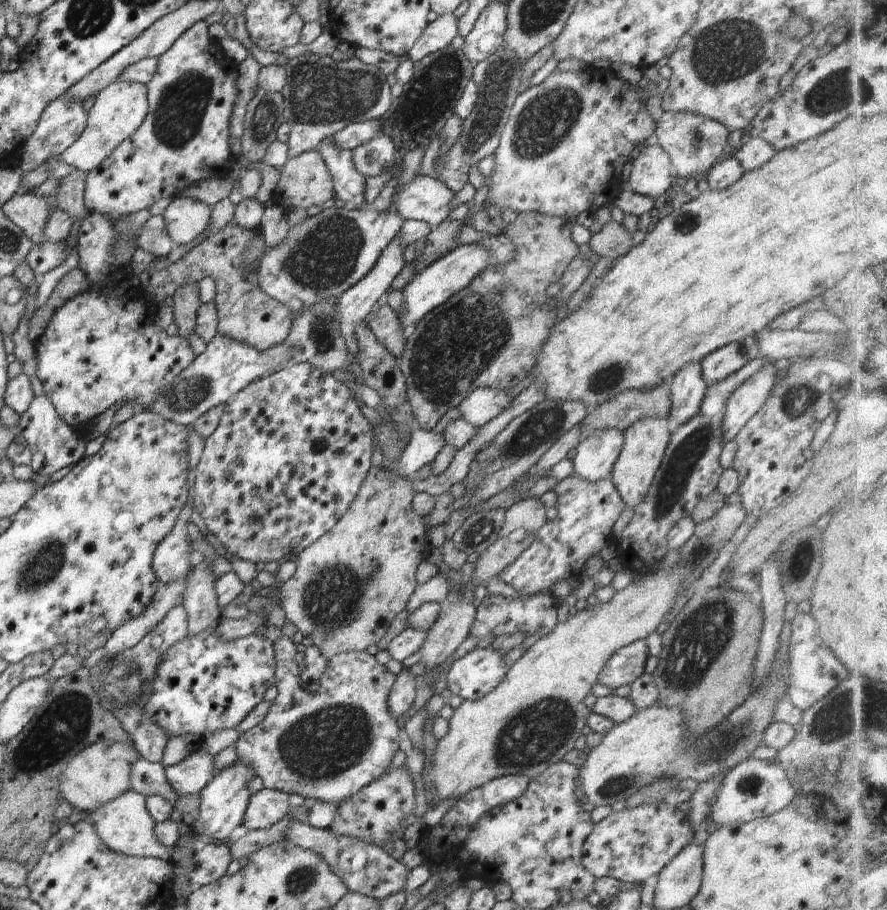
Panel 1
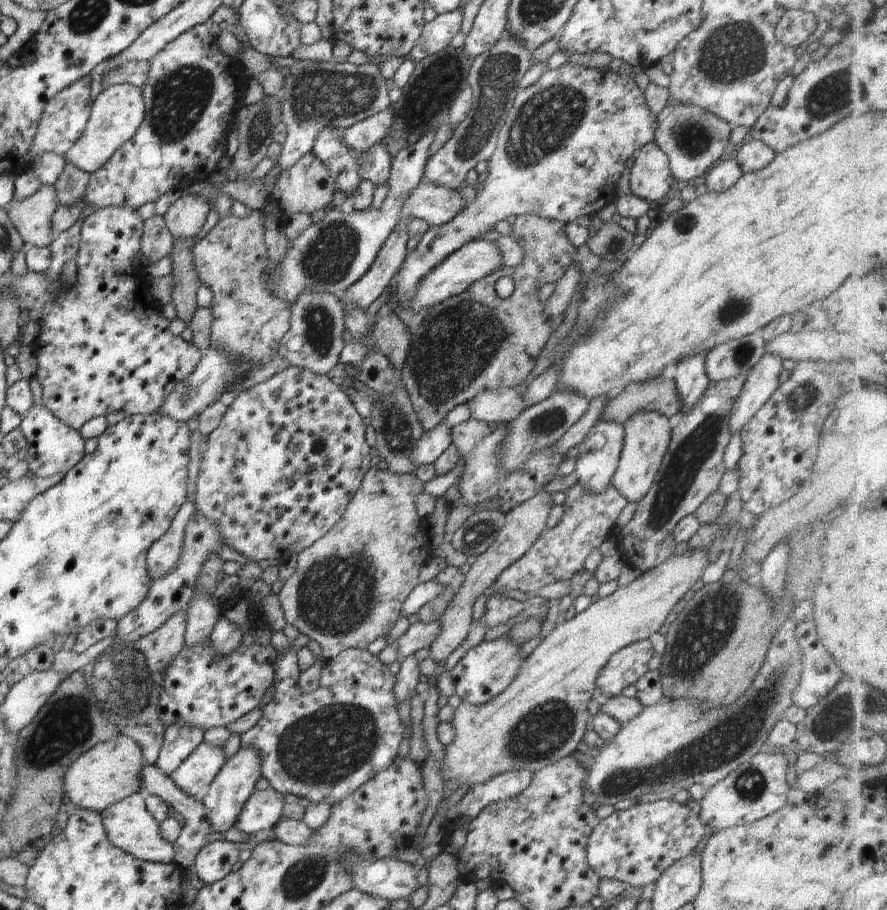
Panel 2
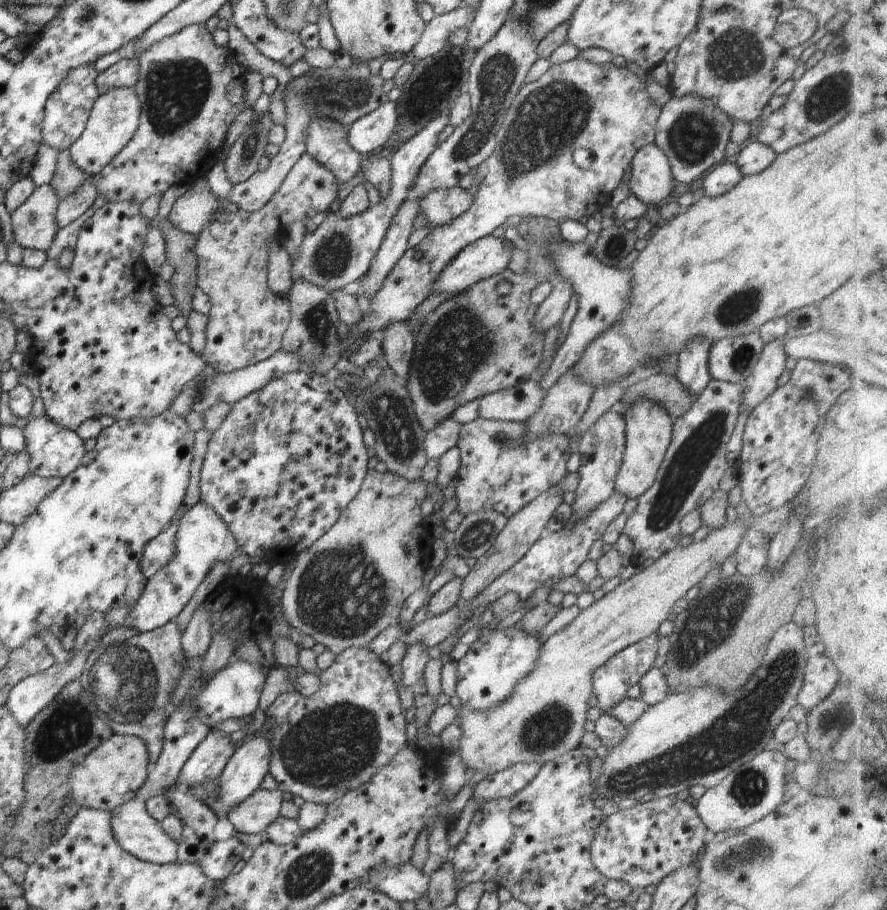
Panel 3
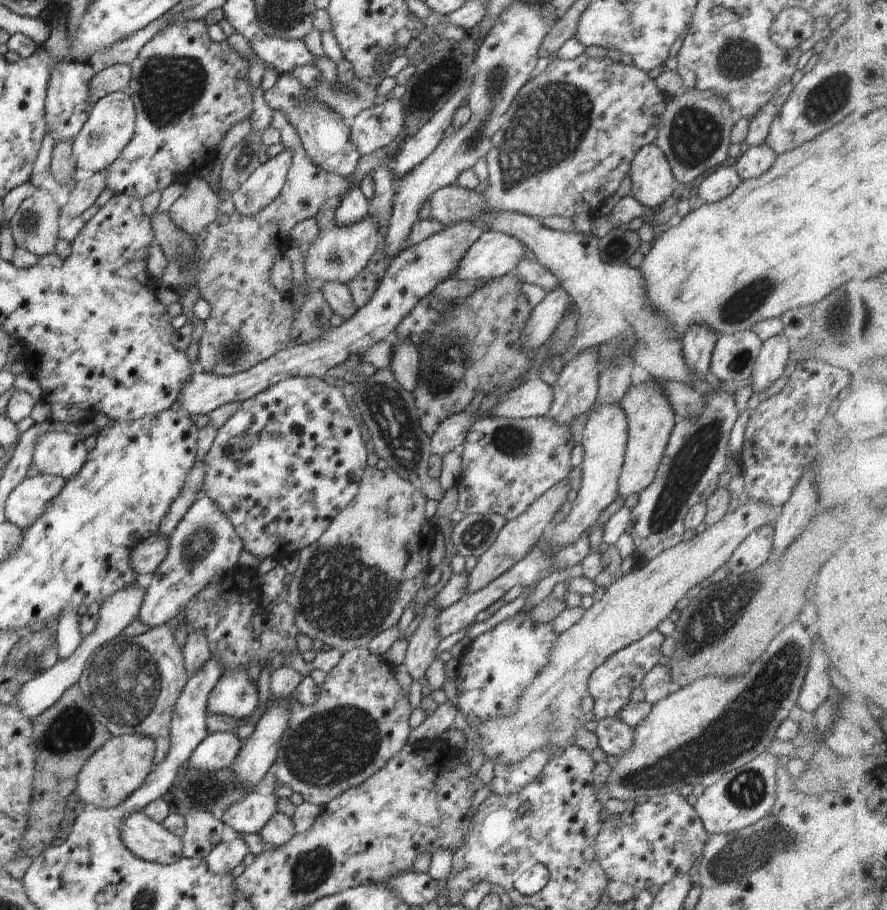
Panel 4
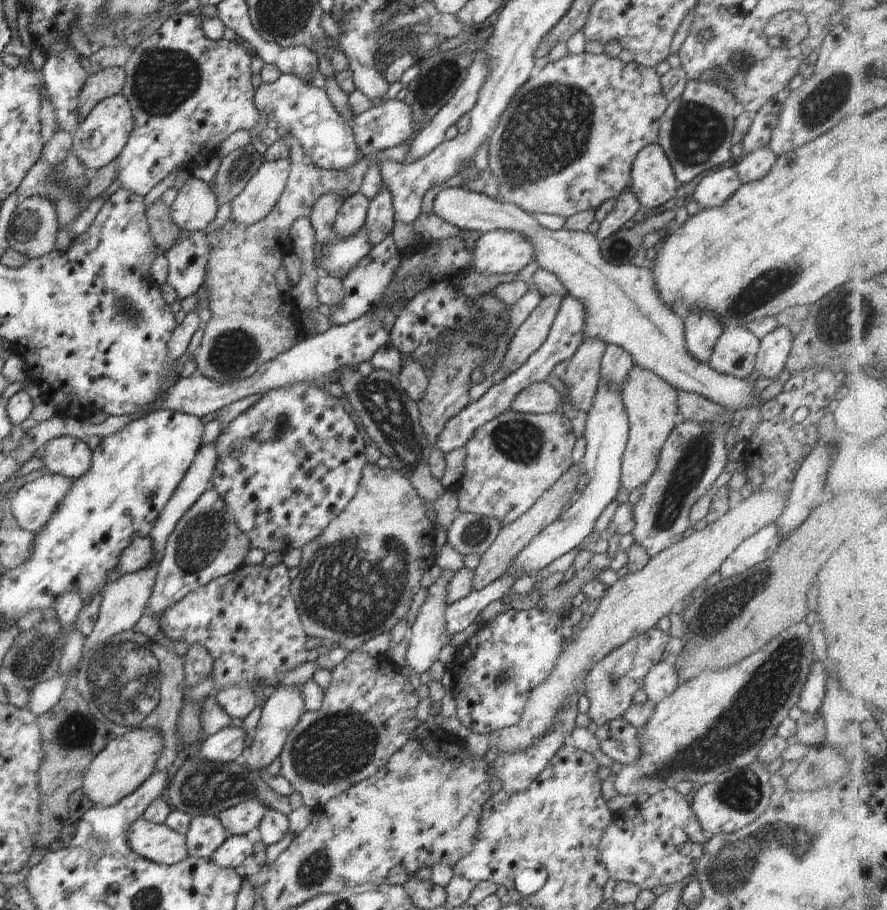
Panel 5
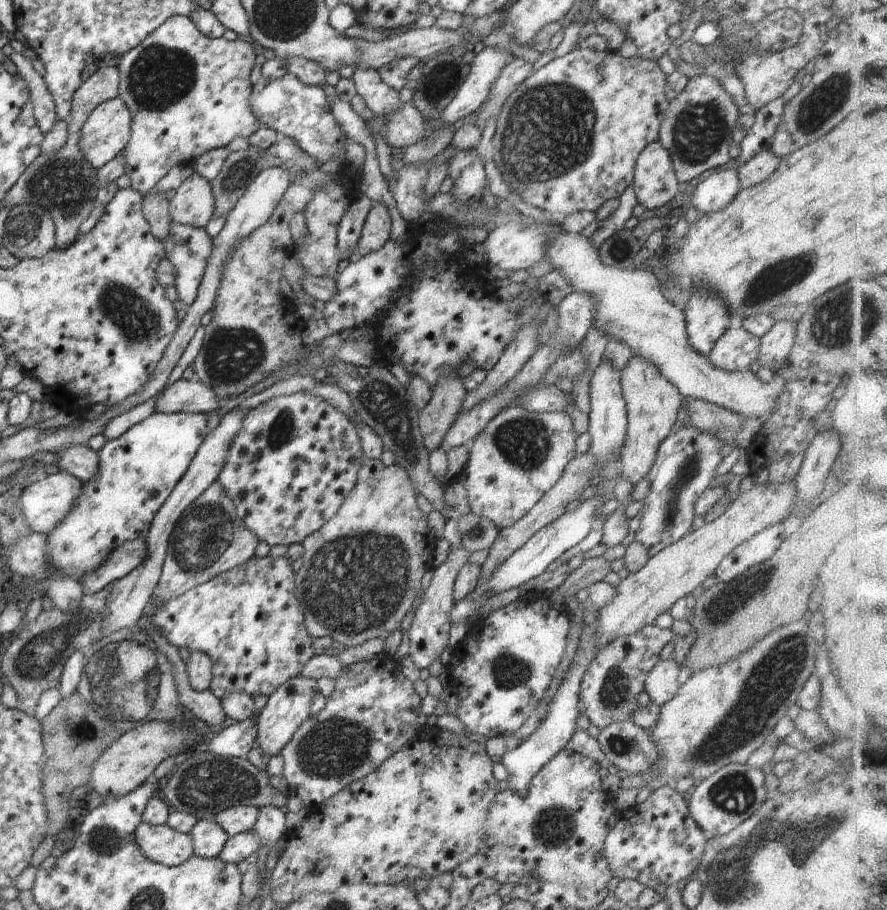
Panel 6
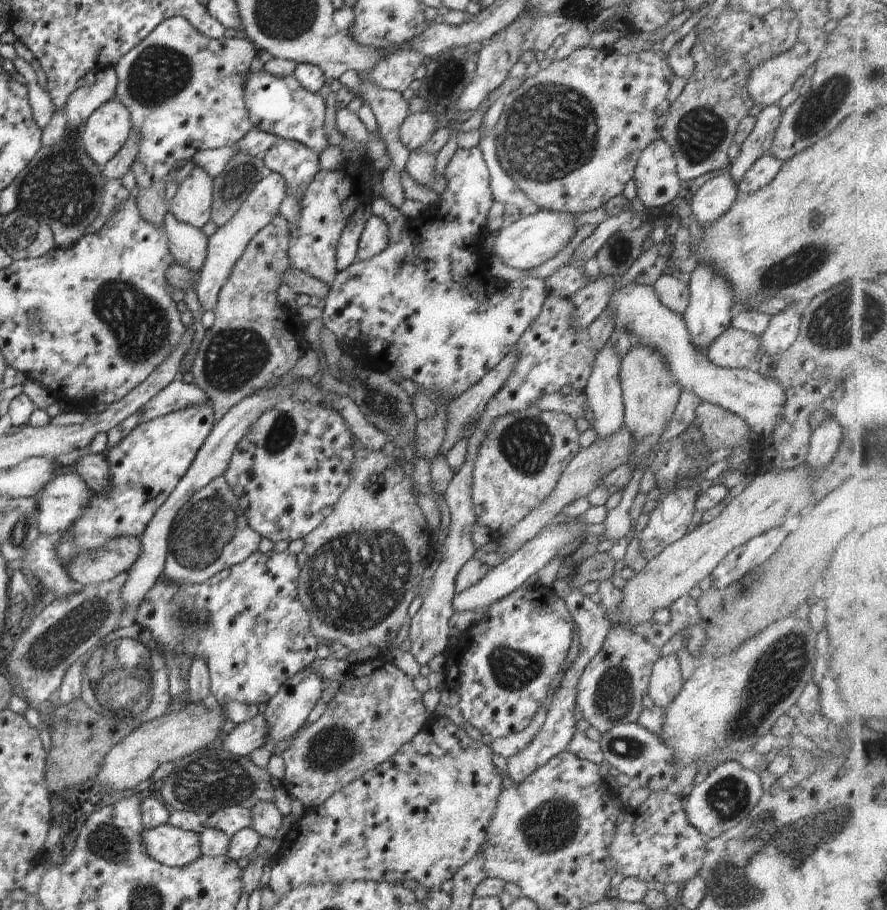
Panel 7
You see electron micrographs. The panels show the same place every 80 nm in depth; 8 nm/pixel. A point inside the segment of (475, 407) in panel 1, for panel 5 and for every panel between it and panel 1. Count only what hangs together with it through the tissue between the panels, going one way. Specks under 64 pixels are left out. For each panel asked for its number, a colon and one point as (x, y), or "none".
2: (504, 405)
3: (516, 404)
4: (533, 398)
5: (538, 398)

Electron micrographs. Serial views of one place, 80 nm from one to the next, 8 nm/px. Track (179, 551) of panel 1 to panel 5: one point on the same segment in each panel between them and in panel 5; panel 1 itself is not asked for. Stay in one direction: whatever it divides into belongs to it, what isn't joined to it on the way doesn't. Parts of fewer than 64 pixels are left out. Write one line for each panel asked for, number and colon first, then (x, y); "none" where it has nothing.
2: (163, 557)
3: (159, 551)
4: (148, 554)
5: (139, 554)

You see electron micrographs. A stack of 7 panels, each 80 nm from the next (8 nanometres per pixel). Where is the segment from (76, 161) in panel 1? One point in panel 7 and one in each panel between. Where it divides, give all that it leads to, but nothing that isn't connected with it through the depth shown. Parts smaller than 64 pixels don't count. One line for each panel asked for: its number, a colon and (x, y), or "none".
2: (118, 112)
3: (114, 118)
4: (111, 123)
5: (100, 138)
6: (106, 132)
7: (107, 129)

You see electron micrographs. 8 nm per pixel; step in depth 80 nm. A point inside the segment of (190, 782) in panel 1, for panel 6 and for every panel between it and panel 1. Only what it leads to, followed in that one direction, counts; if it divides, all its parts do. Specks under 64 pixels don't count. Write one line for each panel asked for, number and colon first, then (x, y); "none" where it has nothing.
2: (198, 771)
3: (207, 762)
4: (217, 751)
5: (229, 744)
6: (237, 738)

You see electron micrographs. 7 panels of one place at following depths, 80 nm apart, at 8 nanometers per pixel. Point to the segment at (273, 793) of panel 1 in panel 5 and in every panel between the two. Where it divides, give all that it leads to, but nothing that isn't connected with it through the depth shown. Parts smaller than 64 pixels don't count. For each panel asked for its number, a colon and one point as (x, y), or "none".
2: (262, 811)
3: (251, 816)
4: (250, 815)
5: (238, 820)

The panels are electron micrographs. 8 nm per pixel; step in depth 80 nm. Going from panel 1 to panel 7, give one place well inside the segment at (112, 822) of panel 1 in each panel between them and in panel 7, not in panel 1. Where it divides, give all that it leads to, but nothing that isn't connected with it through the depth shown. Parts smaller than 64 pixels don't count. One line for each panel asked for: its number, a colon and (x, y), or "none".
2: (129, 827)
3: (136, 831)
4: (148, 840)
5: (157, 843)
6: (160, 843)
7: (171, 846)

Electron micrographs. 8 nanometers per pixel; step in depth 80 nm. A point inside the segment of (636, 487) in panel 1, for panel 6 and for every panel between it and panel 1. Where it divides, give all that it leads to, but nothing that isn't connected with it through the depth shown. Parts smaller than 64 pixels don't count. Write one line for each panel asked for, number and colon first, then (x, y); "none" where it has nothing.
2: (647, 434)
3: (648, 429)
4: (650, 416)
5: (651, 403)
6: (652, 403)

